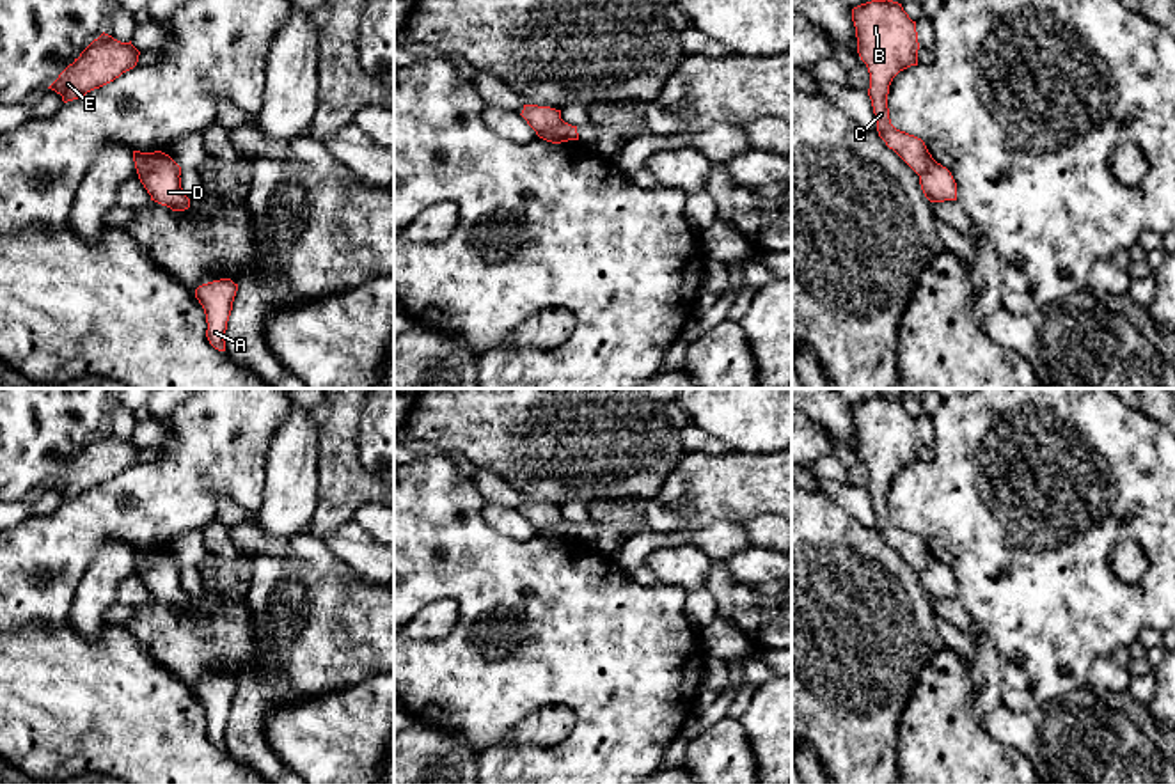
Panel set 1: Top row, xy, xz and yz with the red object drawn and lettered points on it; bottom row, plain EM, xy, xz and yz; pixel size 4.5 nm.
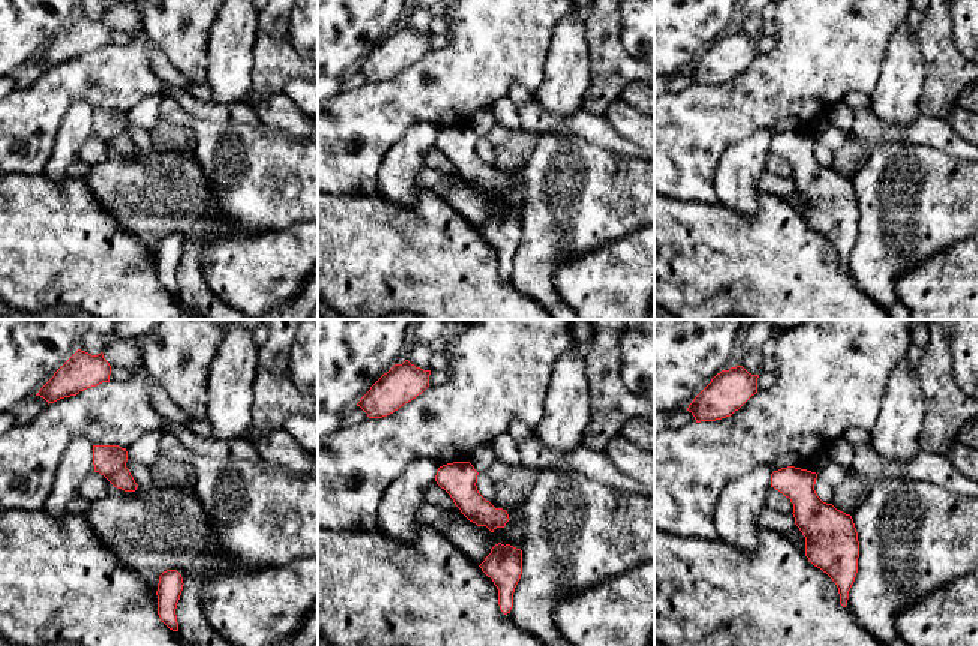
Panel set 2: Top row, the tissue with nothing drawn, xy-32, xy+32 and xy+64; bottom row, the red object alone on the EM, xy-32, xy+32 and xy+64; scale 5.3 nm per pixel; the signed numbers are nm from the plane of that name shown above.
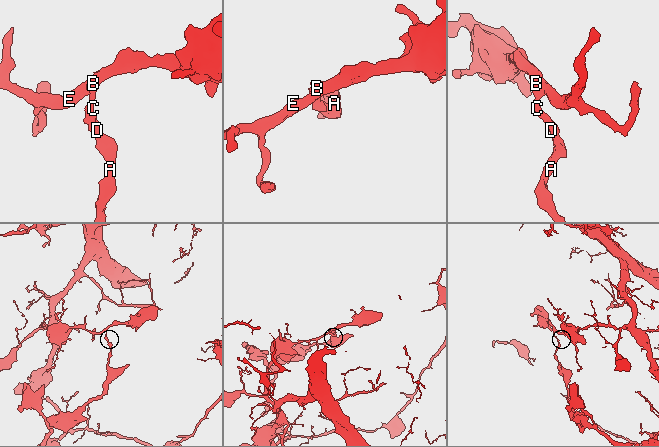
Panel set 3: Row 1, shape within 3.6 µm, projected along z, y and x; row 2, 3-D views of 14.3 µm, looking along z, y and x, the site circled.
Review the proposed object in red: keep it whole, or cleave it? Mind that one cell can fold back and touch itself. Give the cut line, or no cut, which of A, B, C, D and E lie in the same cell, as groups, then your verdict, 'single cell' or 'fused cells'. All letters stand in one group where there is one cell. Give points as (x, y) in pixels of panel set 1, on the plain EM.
xy (165, 552), (139, 572) | A D / B C E | fused cells

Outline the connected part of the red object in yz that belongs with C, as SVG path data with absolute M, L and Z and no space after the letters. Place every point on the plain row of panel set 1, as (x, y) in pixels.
M887 396L854 404L852 419L857 451L870 470L868 493L879 534L919 573L934 555L921 536L891 521L887 506L893 475L900 468L918 463L919 440L916 419L909 415L902 401Z

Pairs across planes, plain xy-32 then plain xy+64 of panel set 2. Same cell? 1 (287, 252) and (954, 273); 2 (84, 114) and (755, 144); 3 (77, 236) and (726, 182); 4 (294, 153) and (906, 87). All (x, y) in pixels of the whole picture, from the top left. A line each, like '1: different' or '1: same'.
1: same
2: same
3: different
4: different

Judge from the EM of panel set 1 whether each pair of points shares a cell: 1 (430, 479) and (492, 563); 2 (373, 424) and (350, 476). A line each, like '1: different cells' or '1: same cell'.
1: same cell
2: different cells

